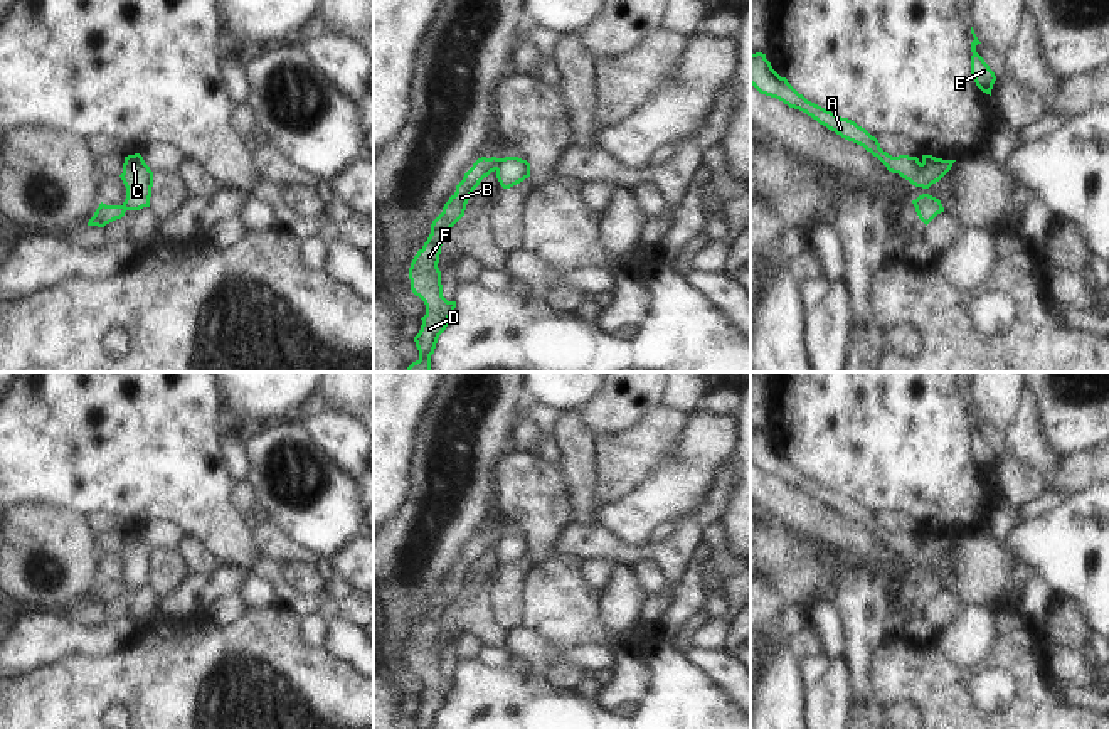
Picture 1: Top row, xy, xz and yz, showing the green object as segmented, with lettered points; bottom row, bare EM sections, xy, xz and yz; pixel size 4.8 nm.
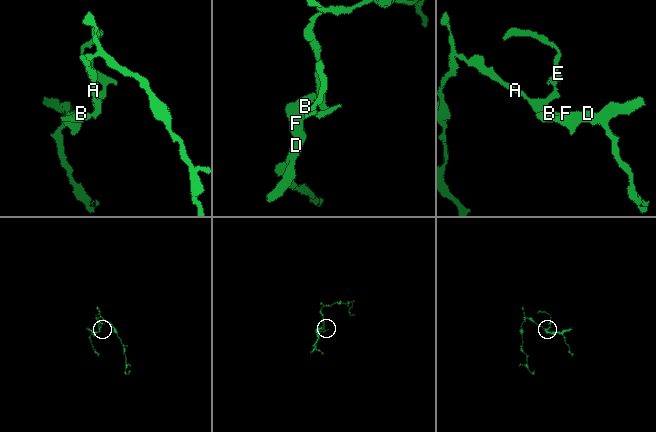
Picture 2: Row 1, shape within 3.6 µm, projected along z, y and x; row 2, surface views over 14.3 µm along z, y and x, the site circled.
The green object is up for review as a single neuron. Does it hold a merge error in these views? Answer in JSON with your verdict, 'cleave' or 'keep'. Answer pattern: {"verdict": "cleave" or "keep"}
{"verdict": "cleave"}

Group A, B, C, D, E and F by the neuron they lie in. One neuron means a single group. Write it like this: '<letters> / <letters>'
A C E / B D F

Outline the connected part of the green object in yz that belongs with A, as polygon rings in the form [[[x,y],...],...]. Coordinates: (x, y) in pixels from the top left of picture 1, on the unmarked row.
[[[751,431],[751,461],[766,473],[776,475],[789,485],[799,487],[816,497],[820,502],[835,508],[841,515],[853,519],[877,534],[889,549],[899,551],[915,564],[929,566],[939,559],[956,537],[942,537],[932,532],[917,534],[899,532],[892,534],[880,525],[880,520],[865,505],[848,495],[841,495],[799,471],[786,455],[781,455],[766,436],[766,431]]]

